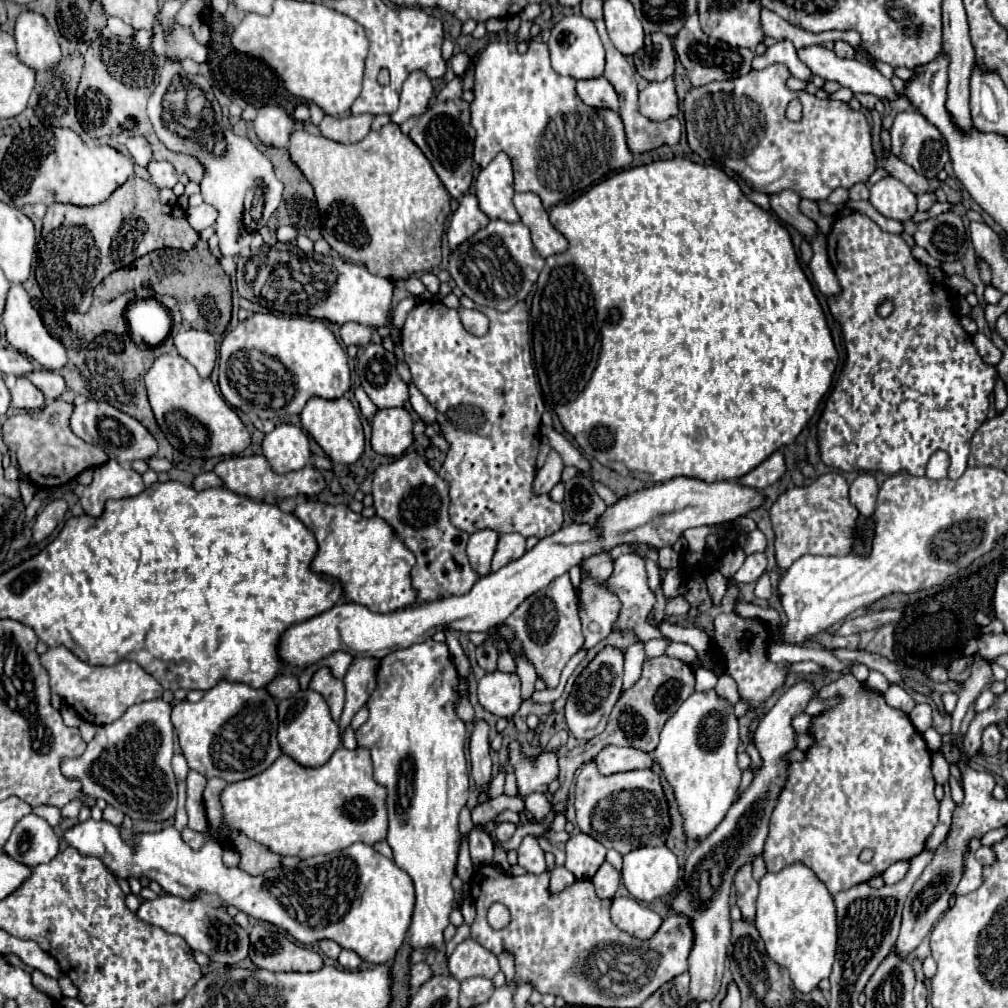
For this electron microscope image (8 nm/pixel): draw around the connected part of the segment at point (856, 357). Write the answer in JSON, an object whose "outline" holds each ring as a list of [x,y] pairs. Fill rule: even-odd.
{"outline":[[[850,213],[846,217],[840,217],[836,219],[836,223],[832,225],[832,231],[828,233],[828,257],[830,257],[830,263],[834,263],[834,271],[836,271],[836,277],[842,285],[842,295],[840,297],[832,297],[828,299],[828,305],[830,305],[830,311],[832,315],[838,319],[838,323],[842,325],[842,333],[844,333],[844,345],[846,345],[846,365],[836,381],[836,387],[830,395],[830,399],[826,401],[826,407],[824,407],[824,413],[818,421],[818,439],[820,439],[820,457],[826,465],[830,467],[836,467],[836,469],[842,469],[842,471],[884,471],[888,475],[894,475],[894,473],[910,473],[910,475],[918,475],[922,477],[924,471],[926,471],[926,463],[928,459],[932,457],[932,453],[936,453],[938,449],[946,451],[950,455],[950,467],[948,467],[948,477],[950,479],[958,479],[964,471],[966,471],[966,461],[968,461],[968,451],[970,451],[970,439],[974,435],[974,431],[986,421],[988,417],[988,409],[990,409],[990,395],[992,395],[992,389],[994,389],[994,377],[998,375],[996,369],[992,365],[986,365],[976,347],[972,345],[972,339],[970,335],[960,327],[960,317],[958,313],[954,311],[954,293],[952,291],[946,291],[944,285],[938,285],[934,283],[930,277],[928,277],[928,271],[926,271],[926,265],[918,263],[912,253],[910,253],[910,247],[906,245],[906,241],[900,237],[900,235],[894,235],[894,233],[886,233],[882,231],[868,215],[864,213]],[[884,299],[892,299],[894,301],[894,311],[890,317],[882,319],[878,313],[876,313],[876,307],[880,301]]]}

